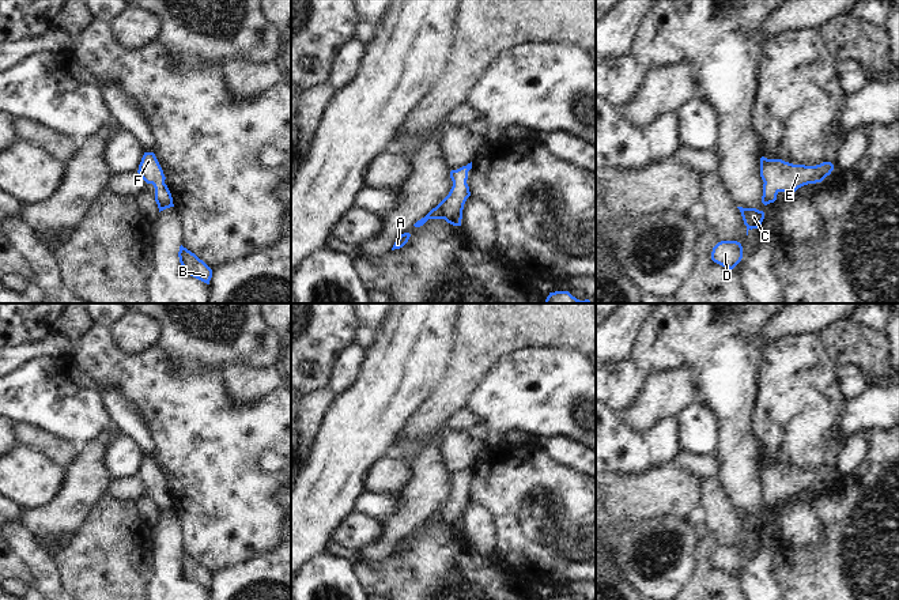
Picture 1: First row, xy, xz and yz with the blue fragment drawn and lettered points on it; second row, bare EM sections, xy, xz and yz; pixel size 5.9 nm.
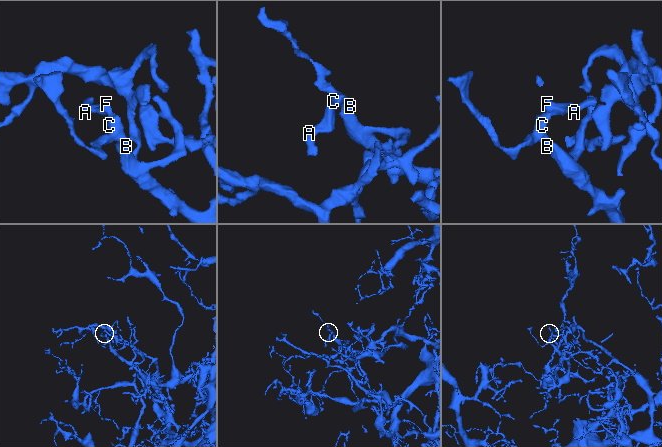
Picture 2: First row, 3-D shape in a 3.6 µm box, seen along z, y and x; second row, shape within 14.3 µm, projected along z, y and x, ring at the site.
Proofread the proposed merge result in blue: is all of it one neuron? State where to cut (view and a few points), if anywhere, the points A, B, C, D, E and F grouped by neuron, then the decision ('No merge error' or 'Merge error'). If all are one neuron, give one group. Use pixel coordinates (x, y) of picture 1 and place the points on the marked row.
No split. Groups: A B C D E F. No merge error

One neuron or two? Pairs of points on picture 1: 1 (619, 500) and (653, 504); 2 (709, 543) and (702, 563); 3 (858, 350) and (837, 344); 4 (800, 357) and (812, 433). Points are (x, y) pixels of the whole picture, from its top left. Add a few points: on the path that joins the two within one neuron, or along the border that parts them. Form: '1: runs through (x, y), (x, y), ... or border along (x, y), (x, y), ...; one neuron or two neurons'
1: runs through (627, 500), (645, 500); one neuron
2: runs through (705, 548), (703, 558); one neuron
3: runs through (853, 344), (842, 344); one neuron
4: runs through (789, 376), (811, 404), (809, 414); one neuron

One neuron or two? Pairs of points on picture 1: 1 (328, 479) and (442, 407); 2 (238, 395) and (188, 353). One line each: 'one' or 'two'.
1: two
2: two

